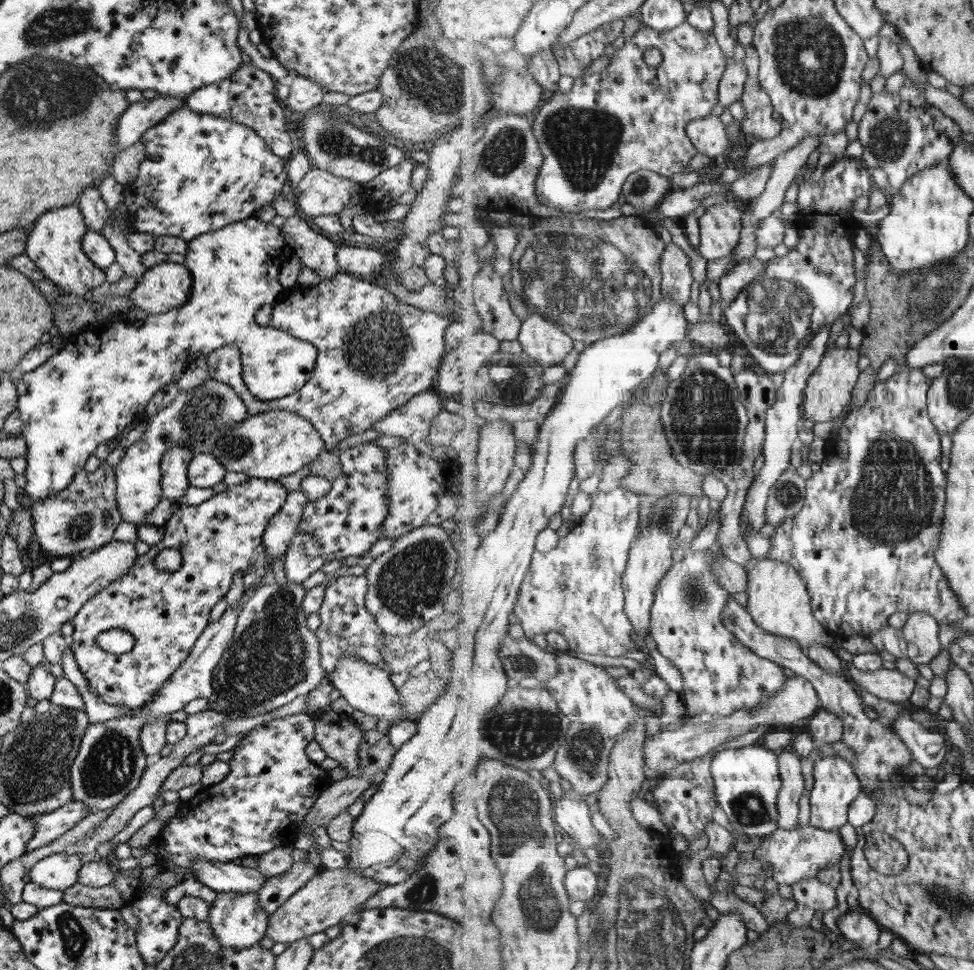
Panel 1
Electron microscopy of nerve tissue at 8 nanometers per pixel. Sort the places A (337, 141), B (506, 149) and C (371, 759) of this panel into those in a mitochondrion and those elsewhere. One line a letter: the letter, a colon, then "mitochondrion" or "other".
A: mitochondrion
B: mitochondrion
C: other

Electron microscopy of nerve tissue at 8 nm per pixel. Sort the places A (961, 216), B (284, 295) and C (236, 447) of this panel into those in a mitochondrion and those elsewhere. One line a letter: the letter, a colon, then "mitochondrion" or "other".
A: other
B: other
C: mitochondrion

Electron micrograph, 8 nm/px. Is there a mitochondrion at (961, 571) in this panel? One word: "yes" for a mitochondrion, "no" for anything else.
no

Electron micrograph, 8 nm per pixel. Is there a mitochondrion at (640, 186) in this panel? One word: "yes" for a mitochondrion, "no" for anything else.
yes

